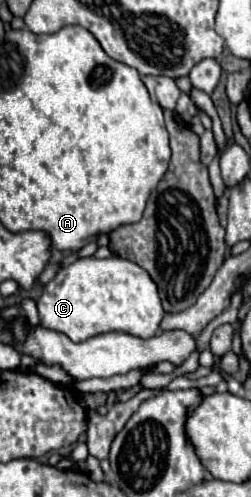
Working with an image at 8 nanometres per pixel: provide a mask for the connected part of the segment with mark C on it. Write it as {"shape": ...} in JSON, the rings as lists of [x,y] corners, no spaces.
{"shape":[[[94,256],[78,258],[70,266],[60,268],[38,298],[38,314],[42,326],[66,334],[72,342],[84,342],[104,332],[126,332],[148,340],[156,336],[164,318],[158,288],[150,274],[118,256],[104,260]]]}

